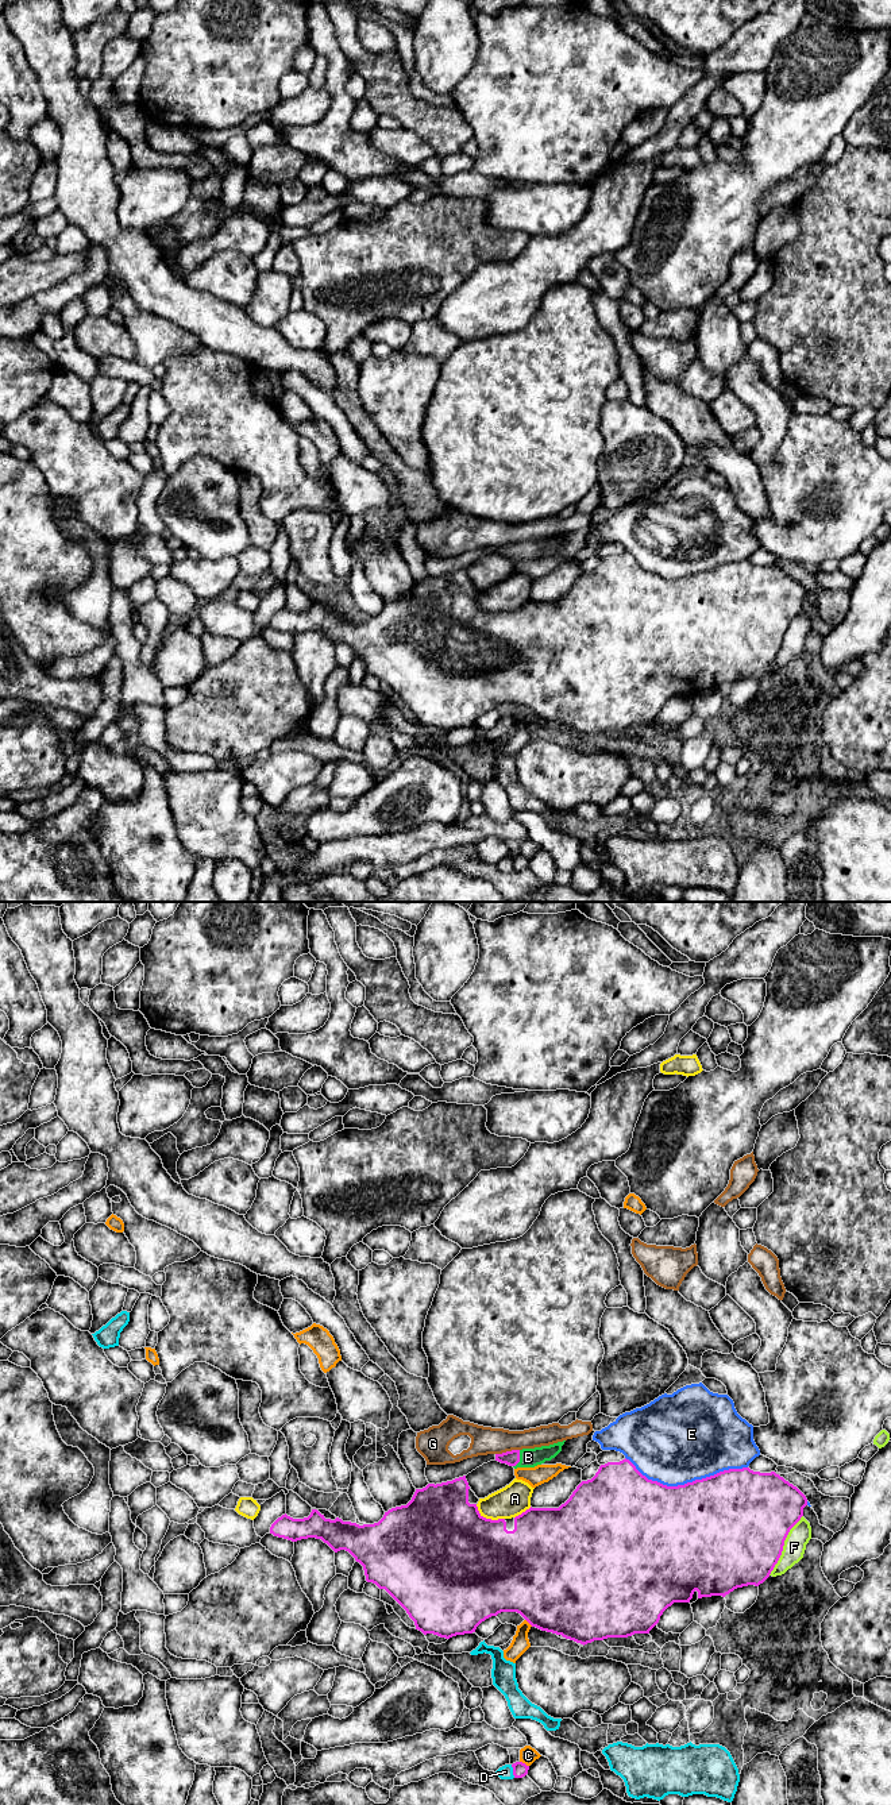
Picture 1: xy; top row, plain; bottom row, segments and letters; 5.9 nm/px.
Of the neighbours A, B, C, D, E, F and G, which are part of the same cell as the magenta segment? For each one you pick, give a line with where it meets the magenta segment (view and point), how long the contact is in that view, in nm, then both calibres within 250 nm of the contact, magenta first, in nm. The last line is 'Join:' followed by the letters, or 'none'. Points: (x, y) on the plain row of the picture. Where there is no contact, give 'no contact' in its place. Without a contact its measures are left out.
B: meets magenta in xy at (519, 551); contact 110 nm long; 90 nm thick on the magenta side, 110 nm on the other
Join: B

